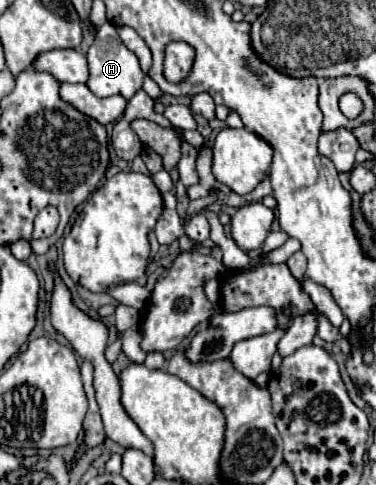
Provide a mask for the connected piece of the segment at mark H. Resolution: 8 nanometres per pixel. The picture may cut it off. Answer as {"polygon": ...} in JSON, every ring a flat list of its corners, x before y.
{"polygon":[[104,23,96,31,96,39,92,47,88,49,88,81,86,87,96,95,96,97,110,97,110,95,122,95,124,99,130,99,140,87,142,87,142,69,138,63,138,57,126,49,122,39,116,33,116,27,112,23]]}

